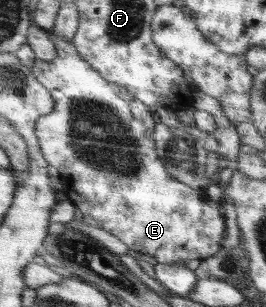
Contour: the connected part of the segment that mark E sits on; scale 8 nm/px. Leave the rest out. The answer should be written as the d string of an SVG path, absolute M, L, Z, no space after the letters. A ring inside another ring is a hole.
M50 33L49 38L53 41L55 50L57 51L55 58L47 62L36 60L35 64L31 66L31 70L35 78L37 78L37 81L51 93L55 106L53 106L53 110L51 110L49 114L42 115L38 118L38 122L36 123L36 135L45 160L49 165L54 166L59 171L60 183L57 187L63 190L67 198L82 212L82 221L103 228L111 234L114 234L121 242L127 245L130 252L134 255L137 256L138 254L147 253L151 256L155 256L159 263L174 264L174 262L181 262L181 260L187 263L189 260L202 261L203 259L213 256L220 250L226 236L225 218L221 204L209 200L208 196L201 198L201 195L190 186L179 182L167 174L167 169L165 169L163 161L156 153L156 144L153 140L153 130L156 123L151 116L151 109L144 102L135 98L135 96L124 87L107 82L86 60L81 58L72 42L67 42L67 40L63 40L63 38L59 38L59 36L55 36L55 34L52 33Z

